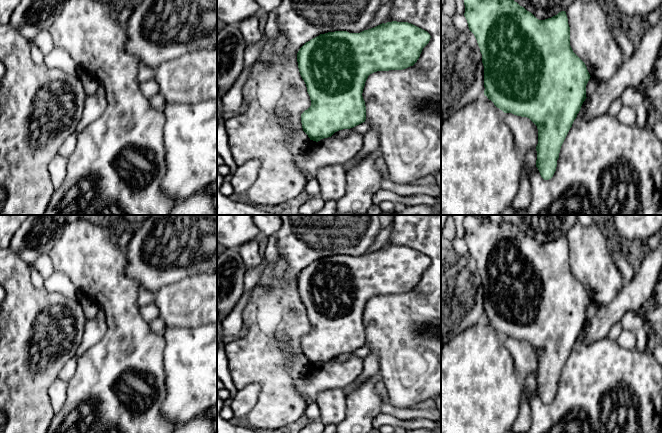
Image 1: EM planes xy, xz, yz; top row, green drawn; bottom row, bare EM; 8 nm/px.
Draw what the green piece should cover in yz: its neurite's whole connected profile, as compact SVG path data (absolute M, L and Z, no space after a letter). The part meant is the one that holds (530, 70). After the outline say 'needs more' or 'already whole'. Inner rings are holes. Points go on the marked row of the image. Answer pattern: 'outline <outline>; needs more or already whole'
outline M464 0L469 30L474 34L484 66L484 95L504 113L529 118L538 129L536 146L538 168L541 177L553 177L561 146L572 127L586 97L586 85L590 74L585 63L570 46L570 27L565 11L545 19L537 19L514 0Z; already whole

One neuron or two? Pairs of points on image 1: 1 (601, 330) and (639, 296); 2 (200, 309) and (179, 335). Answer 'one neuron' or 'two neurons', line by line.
1: one neuron
2: two neurons

